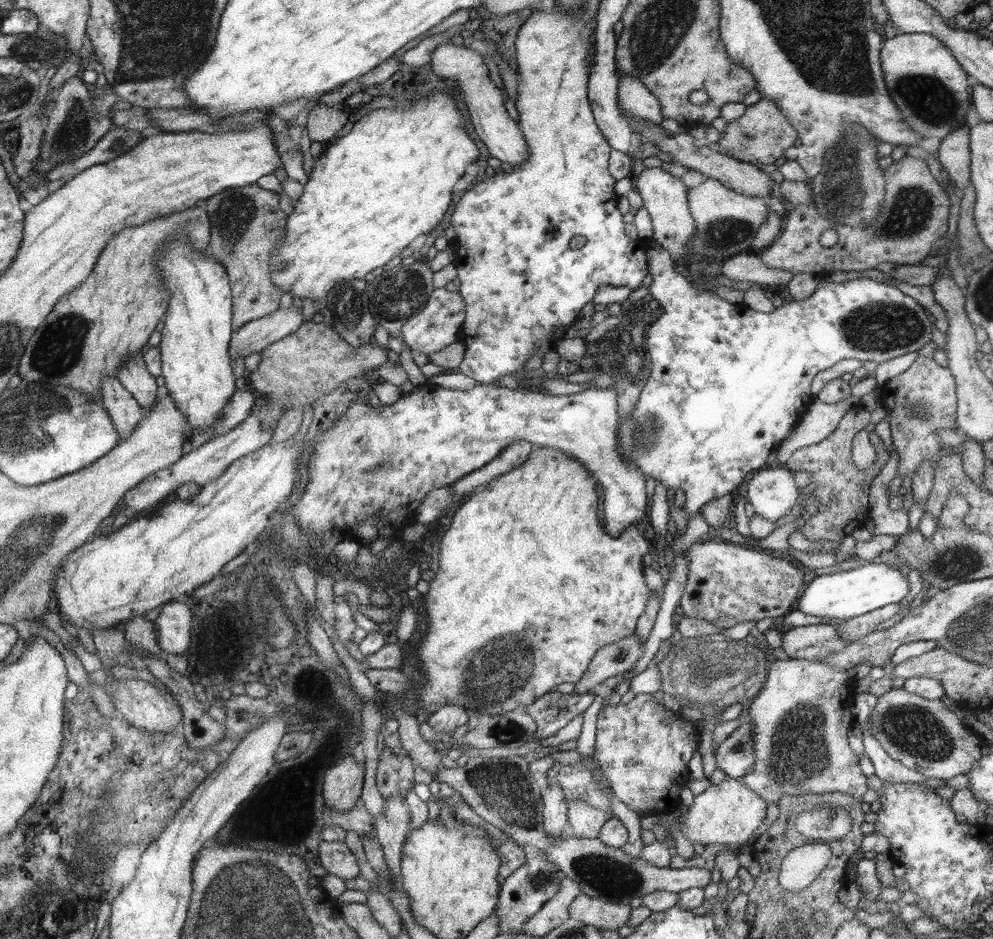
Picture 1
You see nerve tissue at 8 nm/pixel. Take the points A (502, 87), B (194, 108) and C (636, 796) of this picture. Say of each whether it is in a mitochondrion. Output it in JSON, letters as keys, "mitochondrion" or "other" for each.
{"A":"other","B":"other","C":"other"}

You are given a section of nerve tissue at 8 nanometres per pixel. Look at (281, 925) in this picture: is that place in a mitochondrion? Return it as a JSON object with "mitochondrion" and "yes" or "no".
{"mitochondrion":"yes"}

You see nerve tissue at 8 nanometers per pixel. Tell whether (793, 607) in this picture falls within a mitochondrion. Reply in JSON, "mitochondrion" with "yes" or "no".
{"mitochondrion":"no"}

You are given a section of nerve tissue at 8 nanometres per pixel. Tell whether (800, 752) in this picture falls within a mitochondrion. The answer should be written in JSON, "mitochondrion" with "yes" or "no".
{"mitochondrion":"yes"}

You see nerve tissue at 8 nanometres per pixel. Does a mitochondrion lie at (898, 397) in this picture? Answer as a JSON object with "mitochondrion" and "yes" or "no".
{"mitochondrion":"no"}

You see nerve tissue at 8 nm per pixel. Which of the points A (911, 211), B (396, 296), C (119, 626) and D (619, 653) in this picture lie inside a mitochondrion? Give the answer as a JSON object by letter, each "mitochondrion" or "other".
{"A":"mitochondrion","B":"mitochondrion","C":"other","D":"mitochondrion"}

